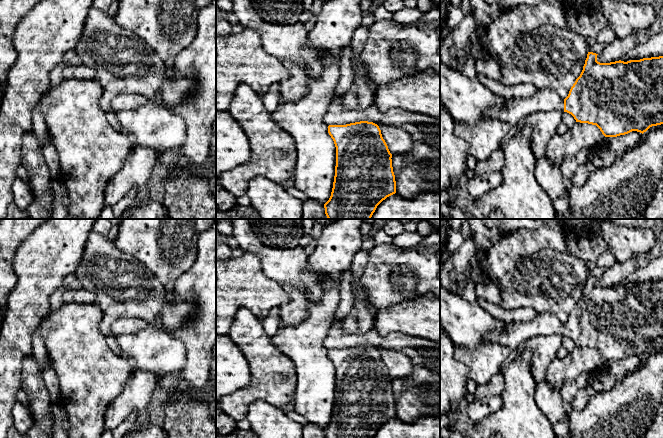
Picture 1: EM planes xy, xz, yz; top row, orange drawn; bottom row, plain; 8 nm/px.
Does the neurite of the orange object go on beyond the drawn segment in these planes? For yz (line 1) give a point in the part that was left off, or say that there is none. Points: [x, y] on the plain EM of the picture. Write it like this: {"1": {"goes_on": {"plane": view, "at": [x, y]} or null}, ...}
{"1": {"goes_on": {"plane": "yz", "at": [514, 334]}}}

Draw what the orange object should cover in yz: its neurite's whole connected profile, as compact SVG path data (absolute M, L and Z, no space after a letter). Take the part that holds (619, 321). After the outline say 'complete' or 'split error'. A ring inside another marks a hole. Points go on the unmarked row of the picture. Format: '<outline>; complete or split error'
M588 276L583 294L571 311L568 320L562 323L555 315L543 312L527 322L505 323L502 328L491 330L485 335L486 343L498 343L512 350L519 348L525 341L539 335L564 335L571 338L576 346L596 349L605 361L617 361L632 355L646 356L650 351L663 348L663 280L640 284L600 287L597 279Z; split error

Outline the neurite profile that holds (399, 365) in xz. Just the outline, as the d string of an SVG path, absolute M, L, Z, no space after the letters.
M382 348L378 350L392 379L405 378L412 373L414 364L408 355L396 350Z

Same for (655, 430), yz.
M663 398L652 424L645 433L645 438L663 438Z

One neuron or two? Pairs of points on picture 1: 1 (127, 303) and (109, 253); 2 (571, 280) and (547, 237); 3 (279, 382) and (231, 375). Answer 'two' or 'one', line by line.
1: one
2: two
3: two

